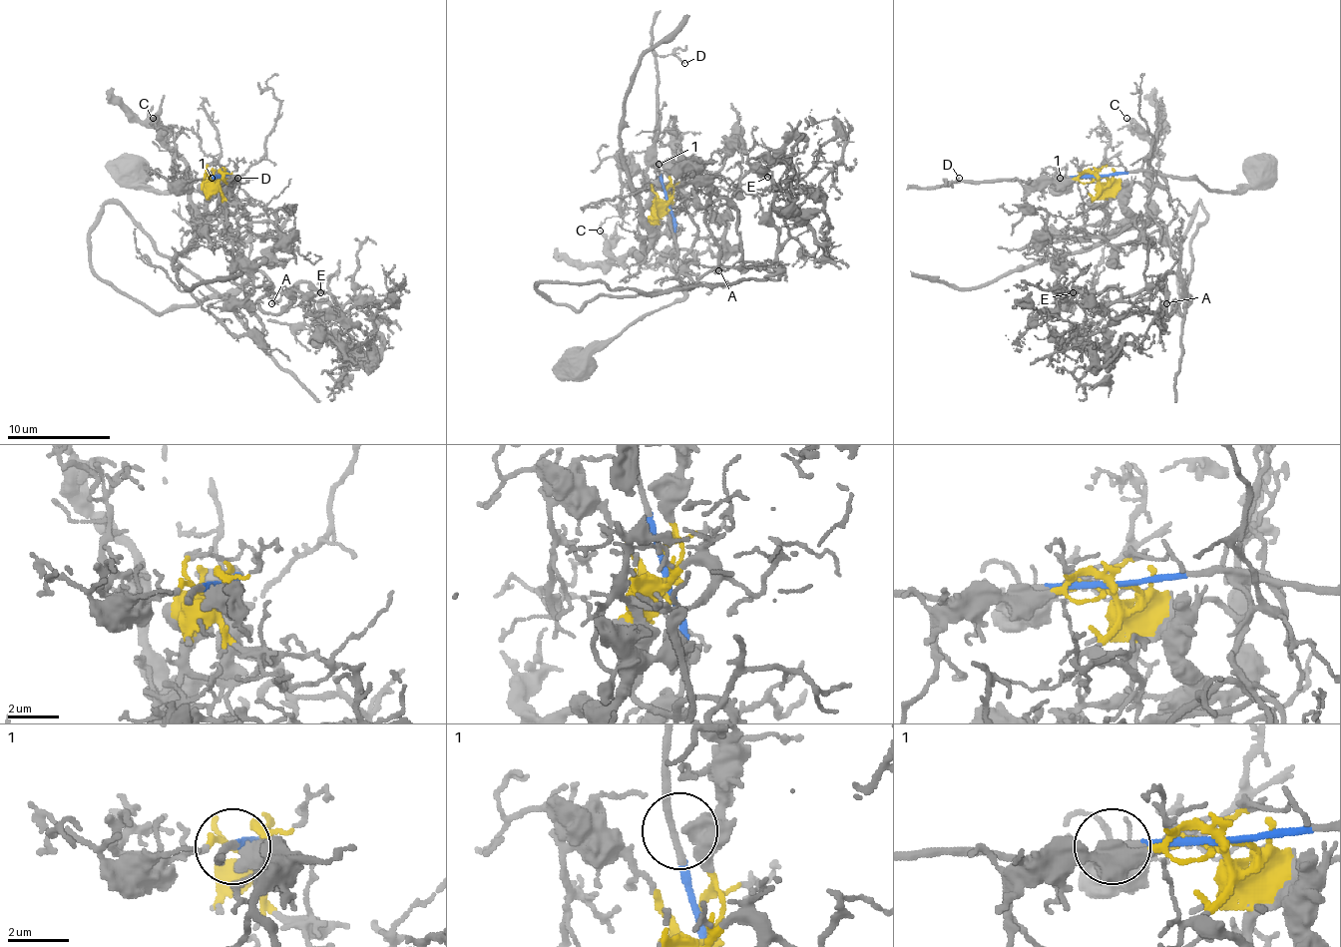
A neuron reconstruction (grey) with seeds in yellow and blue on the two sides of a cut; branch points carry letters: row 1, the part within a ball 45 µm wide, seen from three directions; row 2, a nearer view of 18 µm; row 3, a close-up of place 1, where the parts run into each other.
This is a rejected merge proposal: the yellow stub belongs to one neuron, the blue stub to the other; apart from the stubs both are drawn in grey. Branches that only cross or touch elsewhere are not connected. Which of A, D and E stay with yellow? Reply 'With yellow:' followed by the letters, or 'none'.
With yellow: A, E

